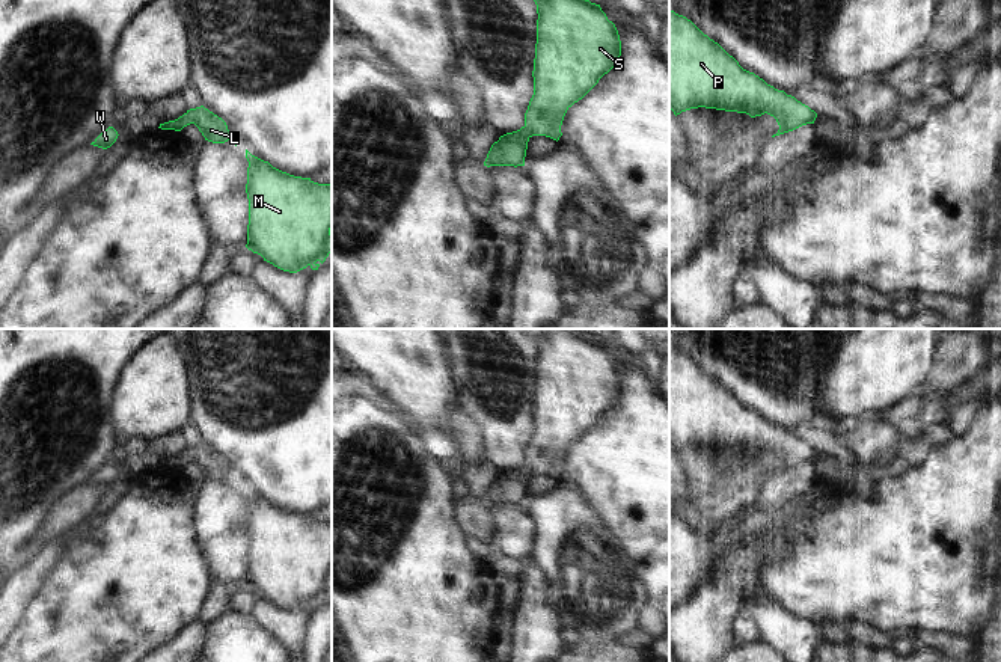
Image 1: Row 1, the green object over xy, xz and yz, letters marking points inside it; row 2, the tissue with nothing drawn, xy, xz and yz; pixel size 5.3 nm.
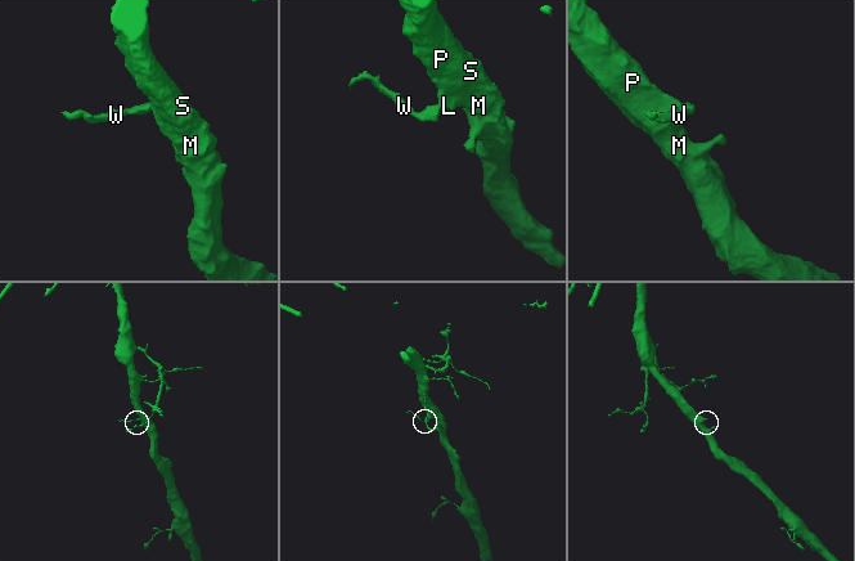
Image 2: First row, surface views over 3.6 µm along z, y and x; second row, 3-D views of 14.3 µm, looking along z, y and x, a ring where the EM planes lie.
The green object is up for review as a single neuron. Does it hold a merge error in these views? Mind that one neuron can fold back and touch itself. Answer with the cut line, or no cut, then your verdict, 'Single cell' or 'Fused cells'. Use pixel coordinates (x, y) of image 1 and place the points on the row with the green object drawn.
No split. Single cell.

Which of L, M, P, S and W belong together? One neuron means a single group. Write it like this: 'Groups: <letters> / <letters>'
Groups: L M P S W.

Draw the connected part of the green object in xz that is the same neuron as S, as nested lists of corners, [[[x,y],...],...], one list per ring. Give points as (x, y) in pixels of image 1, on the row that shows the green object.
[[[534,0],[537,44],[534,95],[525,125],[494,142],[484,166],[525,166],[532,136],[559,140],[567,110],[608,74],[621,56],[618,30],[589,0]]]

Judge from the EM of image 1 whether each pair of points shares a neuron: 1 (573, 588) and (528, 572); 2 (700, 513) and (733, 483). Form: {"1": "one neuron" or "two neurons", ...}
{"1": "two neurons", "2": "one neuron"}

